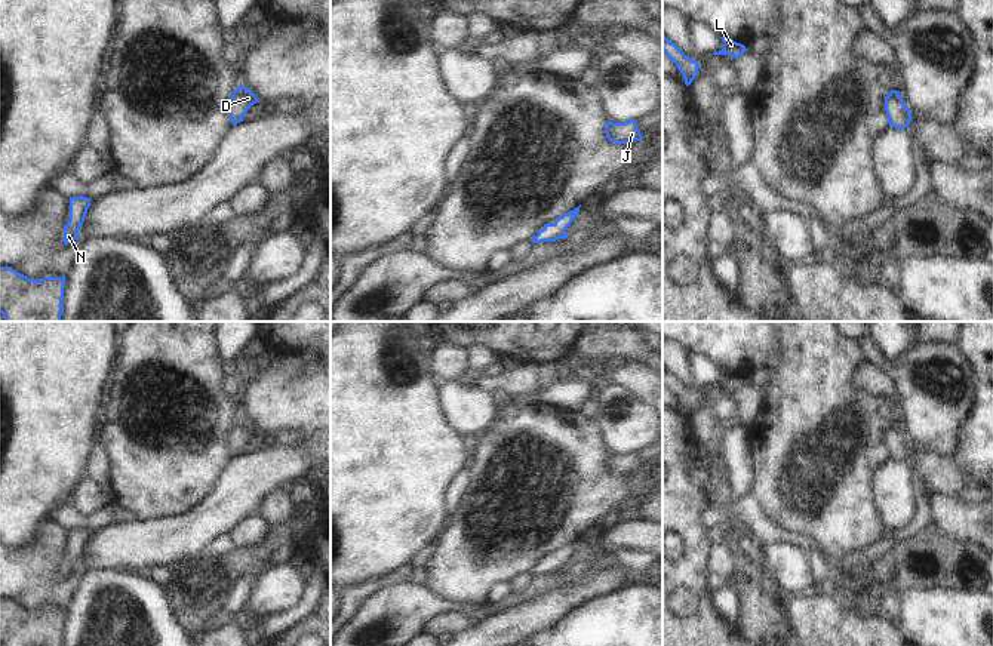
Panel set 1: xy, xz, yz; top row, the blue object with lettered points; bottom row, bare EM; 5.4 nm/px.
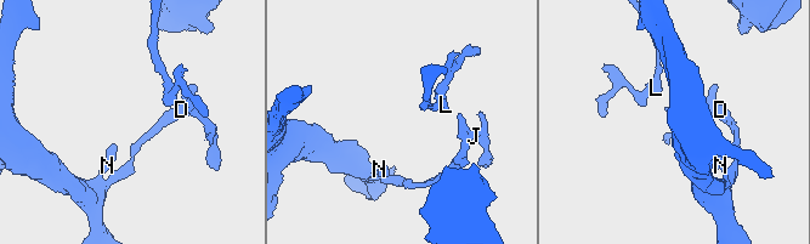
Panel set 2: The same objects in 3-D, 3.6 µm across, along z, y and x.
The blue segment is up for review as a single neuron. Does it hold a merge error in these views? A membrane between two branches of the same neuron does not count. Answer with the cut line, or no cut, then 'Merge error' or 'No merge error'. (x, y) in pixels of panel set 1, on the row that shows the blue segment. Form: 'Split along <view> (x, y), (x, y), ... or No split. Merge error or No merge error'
No split. No merge error

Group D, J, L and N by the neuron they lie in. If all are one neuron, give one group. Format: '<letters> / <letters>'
D J L N

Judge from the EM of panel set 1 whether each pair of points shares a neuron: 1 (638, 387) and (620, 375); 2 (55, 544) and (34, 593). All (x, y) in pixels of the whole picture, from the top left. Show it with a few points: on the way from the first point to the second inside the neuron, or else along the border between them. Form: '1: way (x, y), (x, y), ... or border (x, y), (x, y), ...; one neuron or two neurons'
1: way (633, 383), (624, 375); one neuron
2: way (43, 556), (34, 566), (34, 581); one neuron

